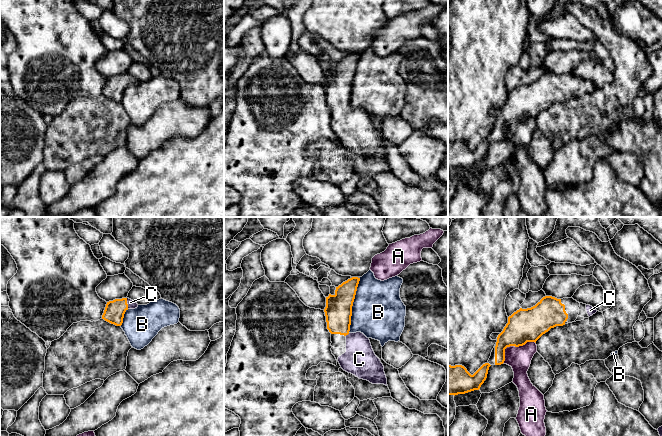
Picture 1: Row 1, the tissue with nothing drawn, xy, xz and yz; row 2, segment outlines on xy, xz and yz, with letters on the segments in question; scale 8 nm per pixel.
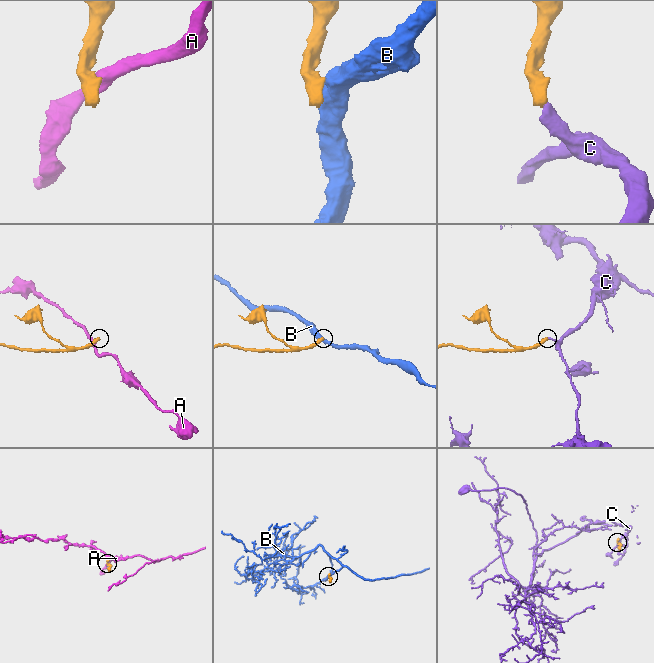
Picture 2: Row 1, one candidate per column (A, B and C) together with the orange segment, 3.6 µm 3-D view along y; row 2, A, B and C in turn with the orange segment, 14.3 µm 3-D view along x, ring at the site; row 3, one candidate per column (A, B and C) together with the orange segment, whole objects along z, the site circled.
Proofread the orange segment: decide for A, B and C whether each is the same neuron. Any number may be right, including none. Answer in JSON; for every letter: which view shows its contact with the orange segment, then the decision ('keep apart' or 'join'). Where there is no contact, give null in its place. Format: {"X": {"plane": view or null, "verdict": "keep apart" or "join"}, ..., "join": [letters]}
{"A": {"plane": "yz", "verdict": "keep apart"}, "B": {"plane": "xz", "verdict": "keep apart"}, "C": {"plane": "xy", "verdict": "join"}, "join": ["C"]}

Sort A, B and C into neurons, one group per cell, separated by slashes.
A / B / C

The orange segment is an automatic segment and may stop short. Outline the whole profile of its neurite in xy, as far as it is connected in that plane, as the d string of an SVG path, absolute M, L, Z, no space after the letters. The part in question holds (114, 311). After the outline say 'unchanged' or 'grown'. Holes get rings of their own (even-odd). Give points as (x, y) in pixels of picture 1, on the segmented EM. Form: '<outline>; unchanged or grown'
M129 298L109 301L106 304L102 319L116 326L121 326L125 312L128 309L135 309L137 307L138 304Z; grown

